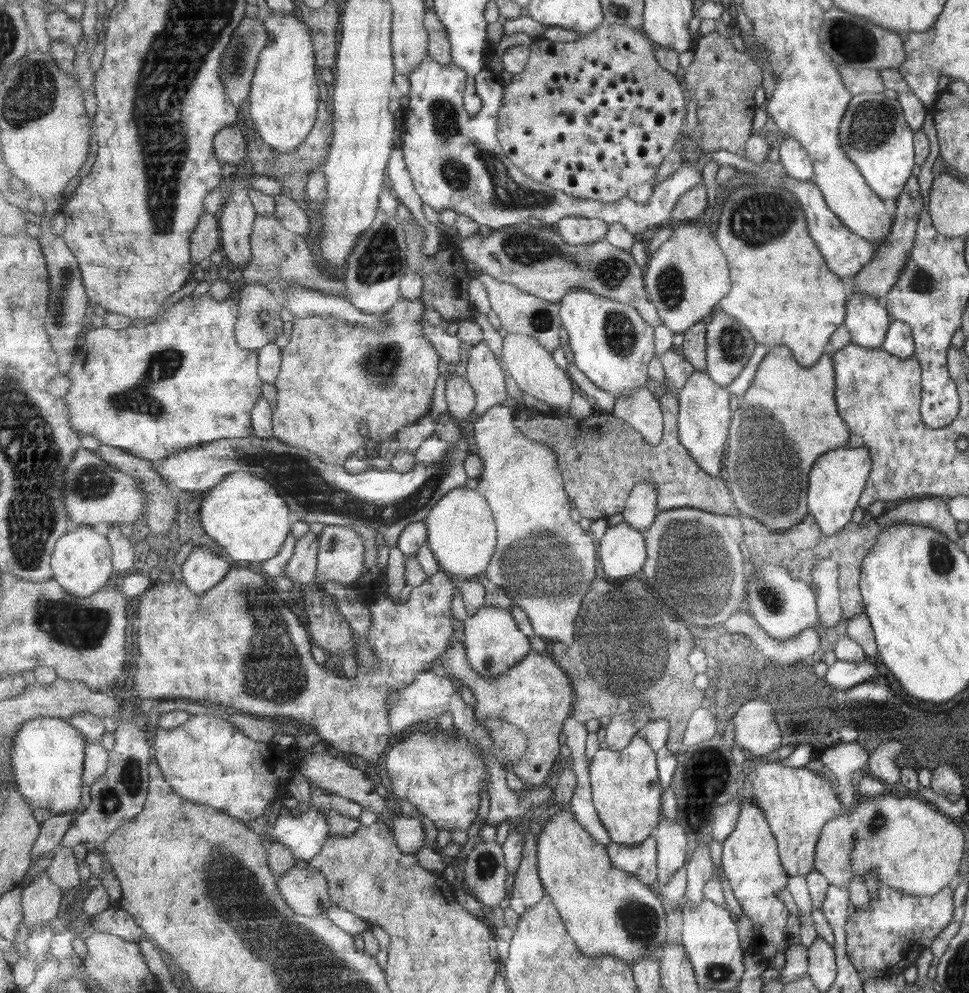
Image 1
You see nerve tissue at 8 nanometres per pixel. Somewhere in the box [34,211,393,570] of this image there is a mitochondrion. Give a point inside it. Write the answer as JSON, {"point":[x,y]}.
{"point":[164,364]}

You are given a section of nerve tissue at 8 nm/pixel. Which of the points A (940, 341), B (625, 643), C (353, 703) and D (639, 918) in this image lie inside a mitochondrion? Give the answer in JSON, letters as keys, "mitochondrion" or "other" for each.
{"A":"other","B":"mitochondrion","C":"other","D":"mitochondrion"}

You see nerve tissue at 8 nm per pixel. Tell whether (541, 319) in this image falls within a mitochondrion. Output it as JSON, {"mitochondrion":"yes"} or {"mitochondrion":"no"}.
{"mitochondrion":"yes"}

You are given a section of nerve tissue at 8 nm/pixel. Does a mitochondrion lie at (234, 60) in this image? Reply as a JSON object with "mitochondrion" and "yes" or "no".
{"mitochondrion":"yes"}

